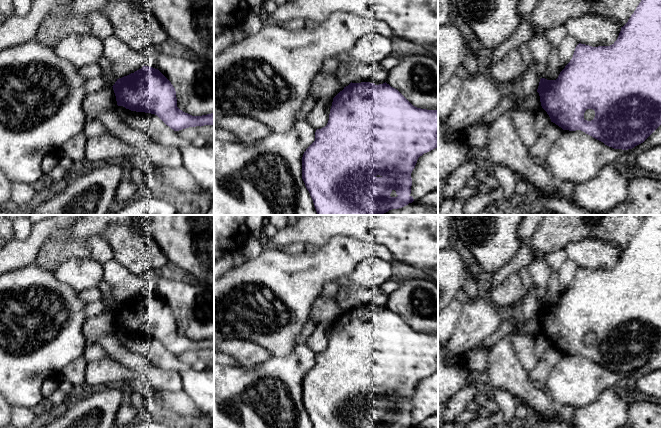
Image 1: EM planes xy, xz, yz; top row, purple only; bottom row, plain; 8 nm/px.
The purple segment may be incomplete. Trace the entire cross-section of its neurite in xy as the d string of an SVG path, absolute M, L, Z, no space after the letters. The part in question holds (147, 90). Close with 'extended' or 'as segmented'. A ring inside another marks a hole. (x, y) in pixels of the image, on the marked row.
M144 65L134 73L117 79L112 87L118 106L155 114L174 131L196 126L214 126L214 112L192 116L180 110L177 107L175 88L153 67Z; as segmented

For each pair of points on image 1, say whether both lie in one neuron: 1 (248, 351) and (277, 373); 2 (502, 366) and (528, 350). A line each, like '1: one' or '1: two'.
1: two
2: two

